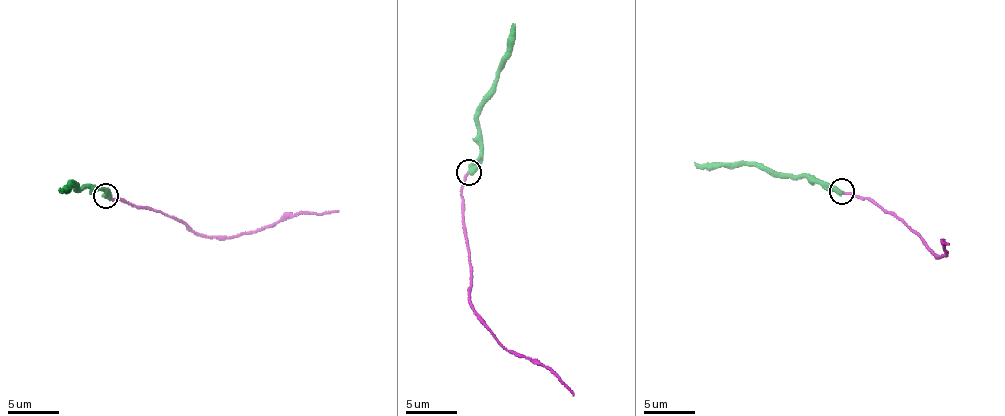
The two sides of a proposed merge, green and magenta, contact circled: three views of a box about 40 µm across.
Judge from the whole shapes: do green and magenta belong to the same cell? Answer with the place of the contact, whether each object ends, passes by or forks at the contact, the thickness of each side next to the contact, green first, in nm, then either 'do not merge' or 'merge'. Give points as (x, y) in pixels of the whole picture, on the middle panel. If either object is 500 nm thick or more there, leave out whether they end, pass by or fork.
(469, 172) | green ends | magenta ends | 460/190 nm | do not merge

